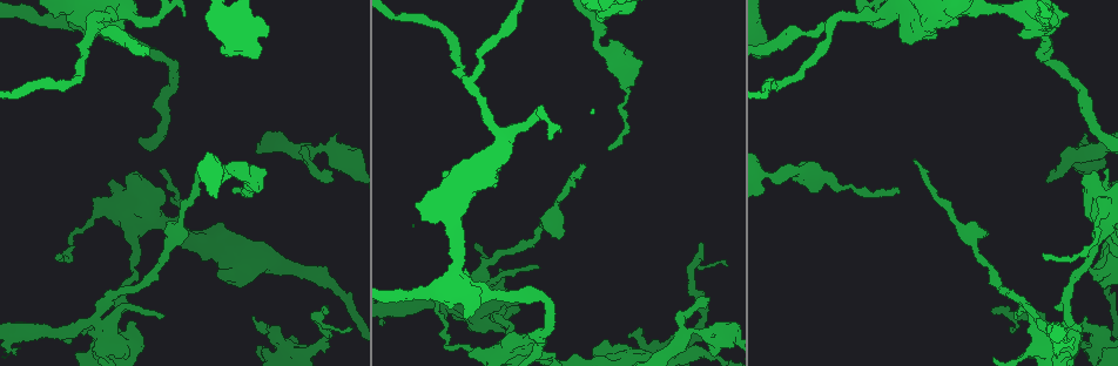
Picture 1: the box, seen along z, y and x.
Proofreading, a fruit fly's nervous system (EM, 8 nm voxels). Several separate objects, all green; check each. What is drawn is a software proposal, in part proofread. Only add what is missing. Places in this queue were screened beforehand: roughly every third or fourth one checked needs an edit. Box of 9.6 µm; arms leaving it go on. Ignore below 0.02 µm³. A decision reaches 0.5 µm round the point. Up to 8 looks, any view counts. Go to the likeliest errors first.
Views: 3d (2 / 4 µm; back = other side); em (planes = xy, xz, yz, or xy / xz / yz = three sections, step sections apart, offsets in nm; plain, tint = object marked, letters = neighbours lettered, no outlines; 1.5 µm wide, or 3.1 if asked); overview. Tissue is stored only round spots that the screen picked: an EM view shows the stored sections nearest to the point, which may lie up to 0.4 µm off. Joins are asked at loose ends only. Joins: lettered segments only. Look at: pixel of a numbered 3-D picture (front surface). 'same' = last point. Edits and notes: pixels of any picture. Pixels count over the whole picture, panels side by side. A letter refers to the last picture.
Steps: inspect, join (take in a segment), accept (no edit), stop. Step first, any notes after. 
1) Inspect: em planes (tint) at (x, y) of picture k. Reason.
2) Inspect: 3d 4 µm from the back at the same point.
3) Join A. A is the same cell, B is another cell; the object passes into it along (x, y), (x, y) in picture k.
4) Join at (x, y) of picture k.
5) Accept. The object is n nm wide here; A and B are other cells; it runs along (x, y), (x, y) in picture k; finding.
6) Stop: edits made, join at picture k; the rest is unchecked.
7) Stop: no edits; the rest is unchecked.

Inspect: em planes (letters) at (1048, 180) of picture 1. Free end.

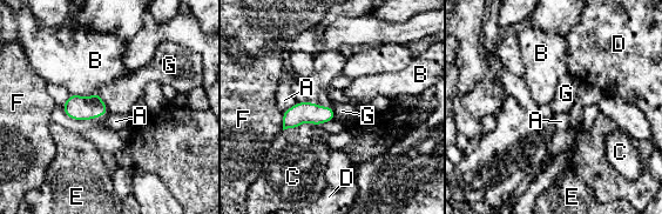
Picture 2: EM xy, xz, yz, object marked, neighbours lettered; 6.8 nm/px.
Accept. The object is 150 nm wide here; A, B, C, D, E, F and G are other cells; a border runs along (62, 105), (68, 116), (90, 120) in picture 2; no lettered segment goes on from it.

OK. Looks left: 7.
Inspect: 3d 4 µm at (1085, 319) of picture 1. Branch stops here.

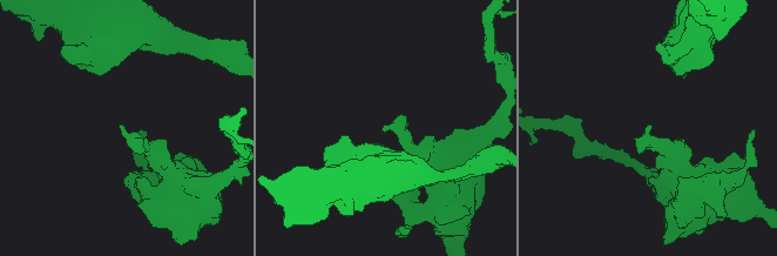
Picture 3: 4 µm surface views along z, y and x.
Inspect: em xz step 4 (tint) at (119, 127) of picture 3. Now the EM.

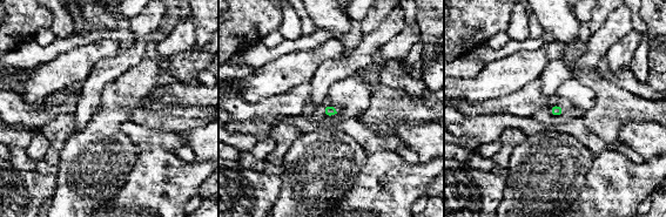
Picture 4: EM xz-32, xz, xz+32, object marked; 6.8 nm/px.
Inspect: em planes (letters) at the same point. Another direction.

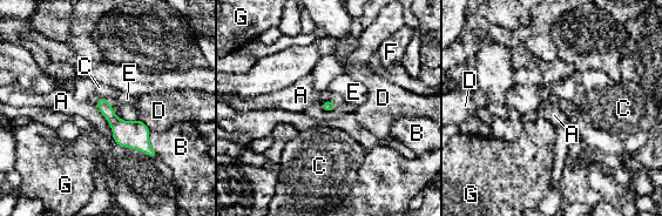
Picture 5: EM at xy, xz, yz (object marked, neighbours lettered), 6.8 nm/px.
Accept. A, B, C, D, E, F and G are other cells; none of them fits.

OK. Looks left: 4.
Inspect: em planes (plain) at (993, 312) of picture 1. Branch stops here.

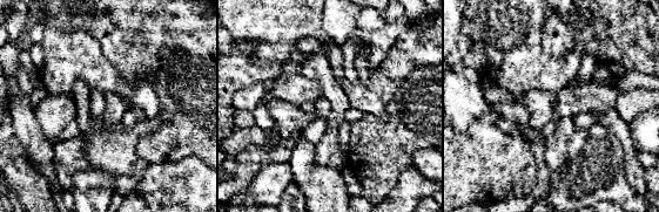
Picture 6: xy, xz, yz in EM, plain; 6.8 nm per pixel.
Inspect: em planes (tint) at the same point.

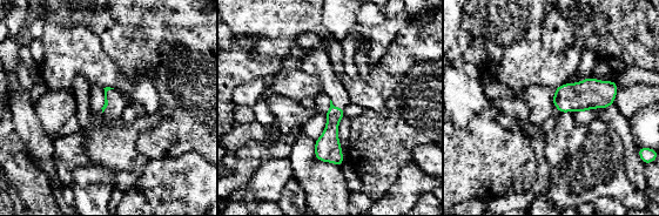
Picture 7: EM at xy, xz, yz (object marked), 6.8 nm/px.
Inspect: em planes (letters) at the same point.

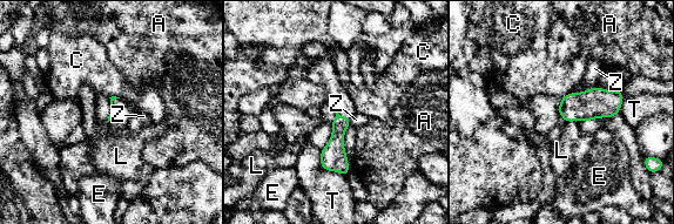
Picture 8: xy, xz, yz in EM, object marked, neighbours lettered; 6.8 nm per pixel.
Accept. A, C, E, L, T and Z are other cells; none of them fits.

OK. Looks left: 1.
Stop: no edits; the rest is unchecked.

